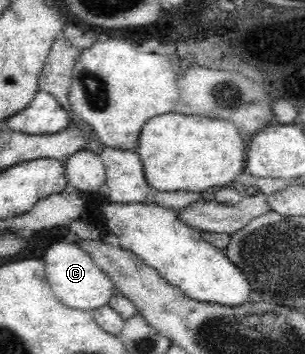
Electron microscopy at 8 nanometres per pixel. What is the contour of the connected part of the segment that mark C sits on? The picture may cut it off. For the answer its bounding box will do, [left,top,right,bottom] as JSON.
[43,239,114,310]

